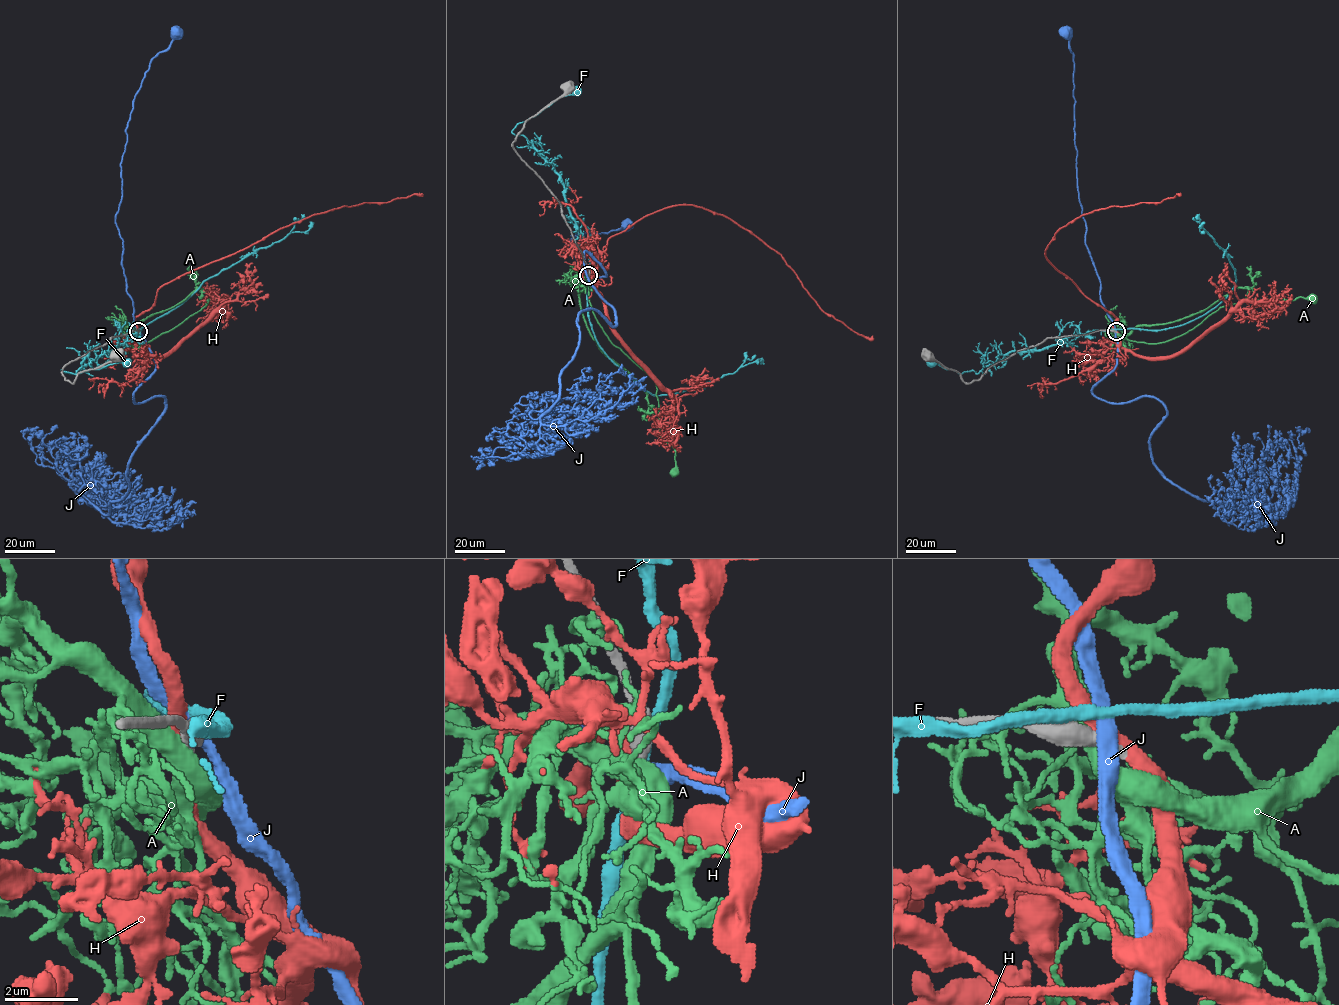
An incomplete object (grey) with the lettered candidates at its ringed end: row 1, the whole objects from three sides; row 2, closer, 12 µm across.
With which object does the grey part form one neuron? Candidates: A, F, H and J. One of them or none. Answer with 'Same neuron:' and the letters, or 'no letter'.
Same neuron: H

